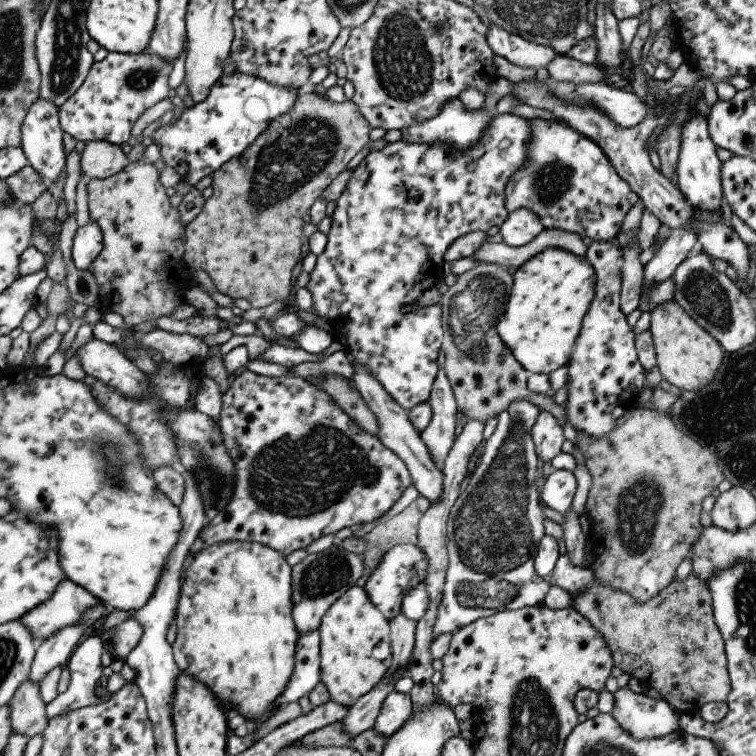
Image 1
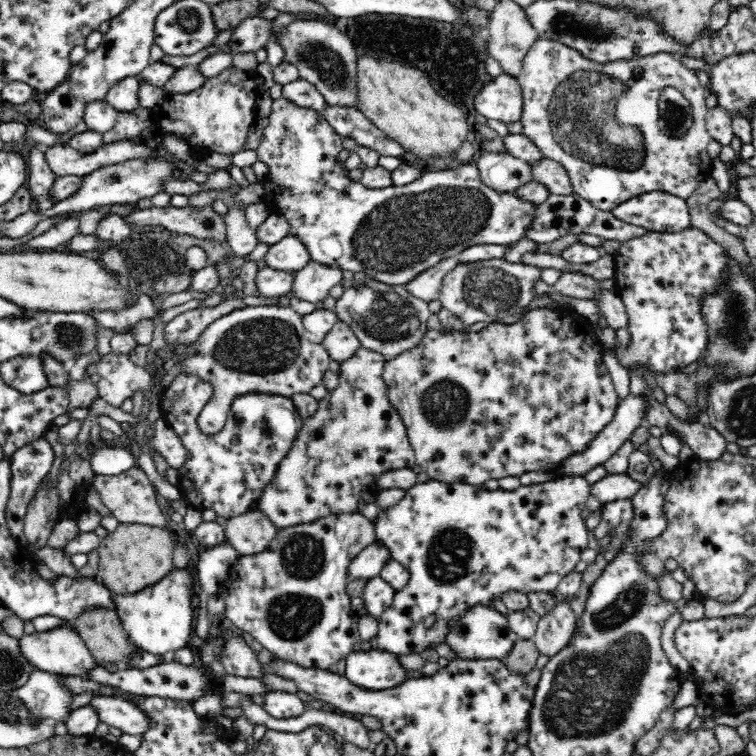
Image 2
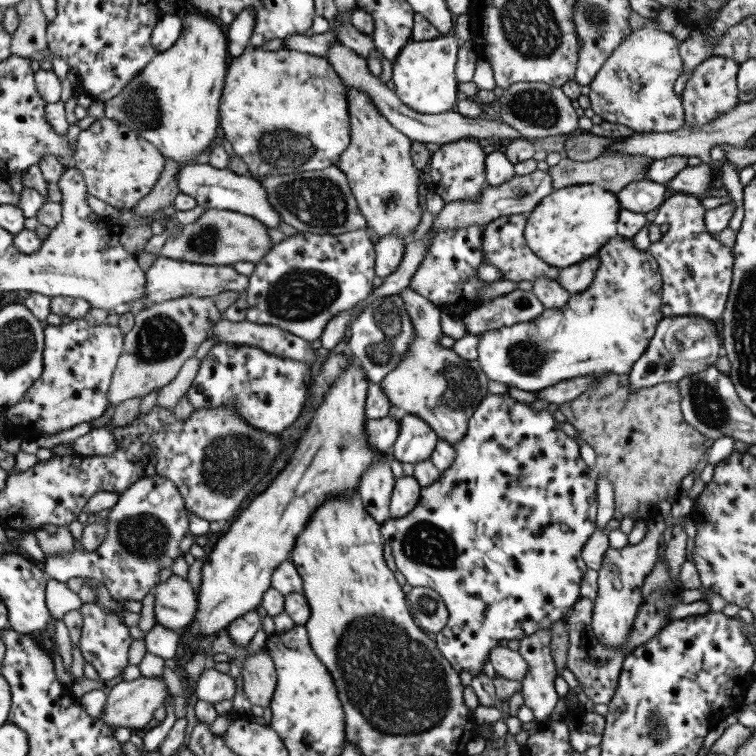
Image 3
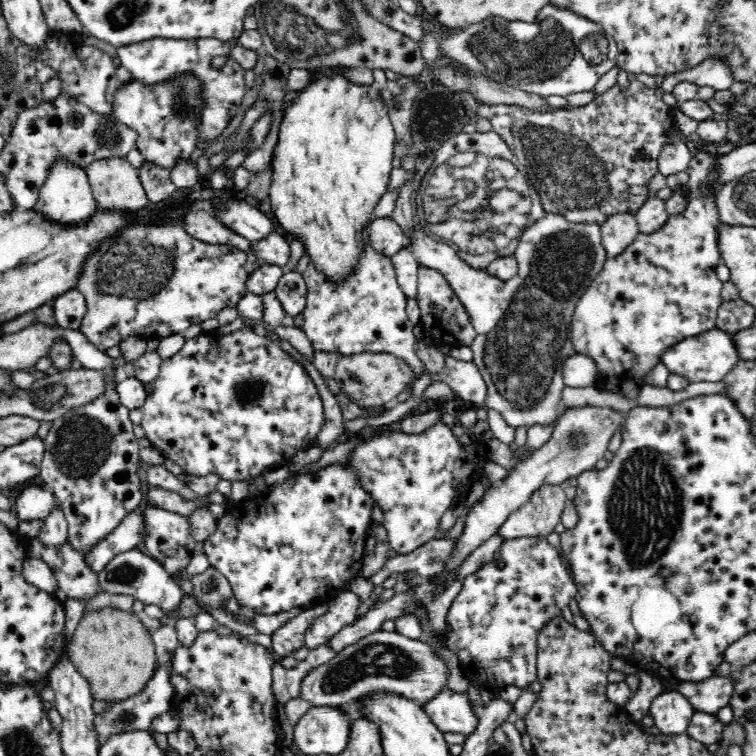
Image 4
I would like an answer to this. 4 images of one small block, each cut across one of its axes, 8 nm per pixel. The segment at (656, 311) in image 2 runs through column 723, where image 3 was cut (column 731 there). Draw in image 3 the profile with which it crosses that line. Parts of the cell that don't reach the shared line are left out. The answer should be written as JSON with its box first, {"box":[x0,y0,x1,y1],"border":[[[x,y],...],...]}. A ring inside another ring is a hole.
{"box":[648,193,735,325],"border":[[[676,193],[667,198],[654,212],[654,225],[670,225],[665,235],[658,242],[651,244],[648,250],[649,254],[657,261],[663,282],[660,308],[663,318],[696,314],[700,318],[708,318],[715,325],[716,322],[722,320],[722,313],[724,313],[731,290],[735,259],[733,248],[727,248],[711,232],[706,231],[705,212],[706,209],[698,196],[685,193]]]}

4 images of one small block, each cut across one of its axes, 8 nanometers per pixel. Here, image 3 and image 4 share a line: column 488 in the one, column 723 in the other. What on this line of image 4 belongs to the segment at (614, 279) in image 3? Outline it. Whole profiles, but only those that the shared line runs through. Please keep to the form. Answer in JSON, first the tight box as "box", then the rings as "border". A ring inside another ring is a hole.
{"box":[660,326,742,383],"border":[[[717,326],[670,346],[668,350],[664,350],[660,358],[661,363],[670,370],[670,373],[684,376],[691,383],[720,382],[742,360],[738,355],[732,335],[728,331],[720,330]]]}

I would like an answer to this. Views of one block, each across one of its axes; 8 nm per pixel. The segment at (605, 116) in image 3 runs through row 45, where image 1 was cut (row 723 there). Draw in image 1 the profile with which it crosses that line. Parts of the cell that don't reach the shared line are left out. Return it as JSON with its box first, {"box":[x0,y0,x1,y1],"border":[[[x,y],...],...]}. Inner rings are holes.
{"box":[610,686,680,740],"border":[[[628,686],[618,689],[612,693],[614,697],[614,707],[610,714],[616,718],[616,722],[630,732],[636,740],[646,740],[658,738],[679,730],[680,714],[664,700],[654,699],[642,693],[634,693]]]}

